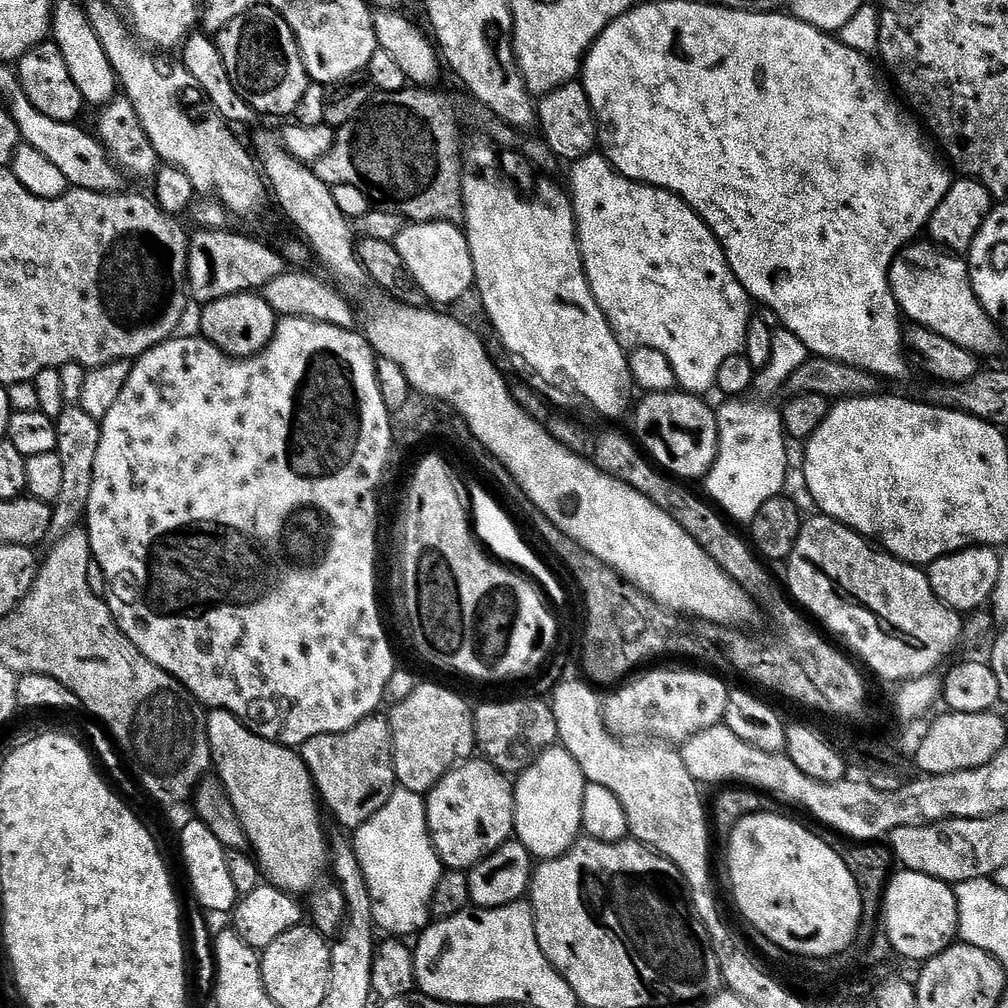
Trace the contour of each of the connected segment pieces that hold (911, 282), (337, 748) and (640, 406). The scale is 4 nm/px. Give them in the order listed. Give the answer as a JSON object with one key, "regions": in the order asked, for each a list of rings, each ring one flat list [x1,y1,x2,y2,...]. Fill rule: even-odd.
{"regions":[[[909,243,892,257,892,266,888,269,888,284,892,288,891,299,895,307,907,319,909,316,913,325,934,330,934,334,942,334,942,338,950,338,954,346,972,352,977,358,985,358,991,352,998,351,1001,329,976,301,968,277,967,263,960,258,949,258,931,243,920,243]],[[373,714,358,722,350,730,335,732,334,734,318,734,300,745,298,751,304,760,309,774,312,775,313,785,319,799,324,800,323,807,332,811,332,816,344,828,355,830,361,828,367,820,392,797,398,785,396,771,392,761,392,725,387,715]],[[673,390,662,393,647,393,643,397,644,401,637,403,634,408,636,414,636,432,640,435,639,443,643,451,665,473,670,474,670,464,676,464,680,458,678,454,686,454,688,448,696,442,700,446,700,440,704,434,708,436,708,428,716,426,716,412,708,409,703,404,701,397,696,394,689,394,683,390],[644,443,644,444,643,444]]]}

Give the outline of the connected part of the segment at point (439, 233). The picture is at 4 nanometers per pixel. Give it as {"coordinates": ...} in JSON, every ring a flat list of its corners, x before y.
{"coordinates":[[408,222,396,235,394,243,413,285,419,291,421,288,436,303,433,305,452,304,462,299,468,291,473,291,476,275,470,258,468,237,457,225]]}

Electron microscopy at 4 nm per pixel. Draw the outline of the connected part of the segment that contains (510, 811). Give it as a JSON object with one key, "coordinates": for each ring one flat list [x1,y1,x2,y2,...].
{"coordinates":[[472,758,461,763,441,778,433,786,430,793,431,799,436,799,436,804,444,808,448,817,444,820,444,832,440,828,433,827,430,835,432,845,436,848,436,853,440,855,441,865,448,868,464,868,471,870,478,861,485,860,496,848,505,843,514,832,514,788,509,777,497,770,495,766,489,764,483,758]]}

